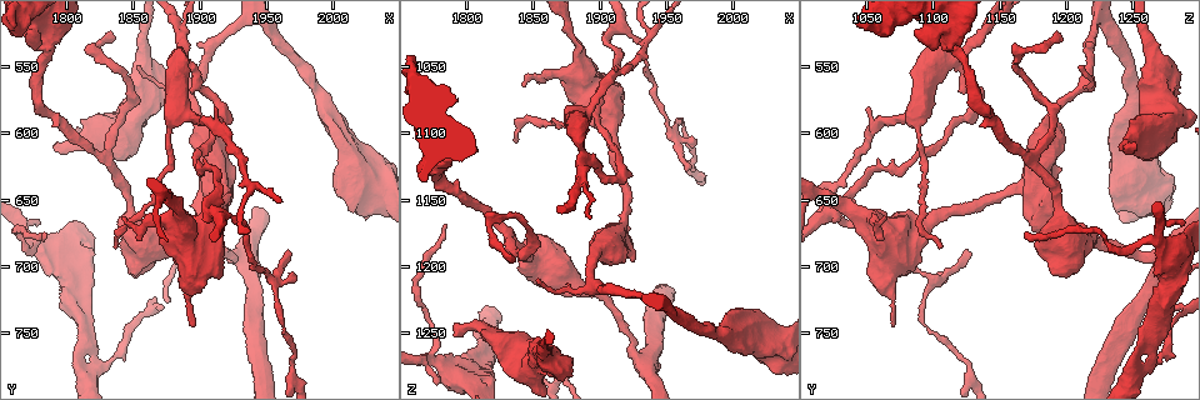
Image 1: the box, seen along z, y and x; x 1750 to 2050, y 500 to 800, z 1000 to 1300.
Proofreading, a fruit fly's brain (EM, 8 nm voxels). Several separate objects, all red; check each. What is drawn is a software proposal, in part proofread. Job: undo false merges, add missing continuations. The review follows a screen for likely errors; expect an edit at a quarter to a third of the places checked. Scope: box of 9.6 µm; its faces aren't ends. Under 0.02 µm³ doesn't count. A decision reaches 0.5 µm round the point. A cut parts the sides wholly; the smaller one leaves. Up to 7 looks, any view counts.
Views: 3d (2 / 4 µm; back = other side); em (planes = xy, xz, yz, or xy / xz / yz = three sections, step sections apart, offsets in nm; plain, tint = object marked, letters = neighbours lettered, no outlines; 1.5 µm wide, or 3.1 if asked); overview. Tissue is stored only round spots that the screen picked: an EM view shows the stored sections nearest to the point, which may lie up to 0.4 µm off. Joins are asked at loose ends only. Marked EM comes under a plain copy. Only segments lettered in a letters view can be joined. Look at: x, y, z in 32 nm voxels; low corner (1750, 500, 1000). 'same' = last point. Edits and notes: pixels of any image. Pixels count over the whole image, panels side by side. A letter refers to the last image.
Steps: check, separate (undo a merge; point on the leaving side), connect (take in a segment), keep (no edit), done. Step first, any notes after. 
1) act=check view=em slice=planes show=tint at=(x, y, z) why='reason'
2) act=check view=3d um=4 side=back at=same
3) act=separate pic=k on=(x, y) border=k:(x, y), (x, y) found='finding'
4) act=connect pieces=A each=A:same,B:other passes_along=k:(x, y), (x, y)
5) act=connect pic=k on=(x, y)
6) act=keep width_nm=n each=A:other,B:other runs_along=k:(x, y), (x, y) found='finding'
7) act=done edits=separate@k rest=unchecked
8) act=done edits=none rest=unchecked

act=check view=3d um=4 at=(1836, 528, 1196) why='tapers out'

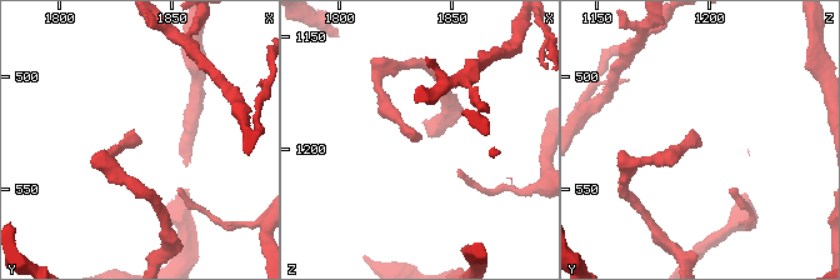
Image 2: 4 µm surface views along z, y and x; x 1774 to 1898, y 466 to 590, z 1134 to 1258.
act=check view=em slice=planes show=letters at=(1836, 527, 1195)

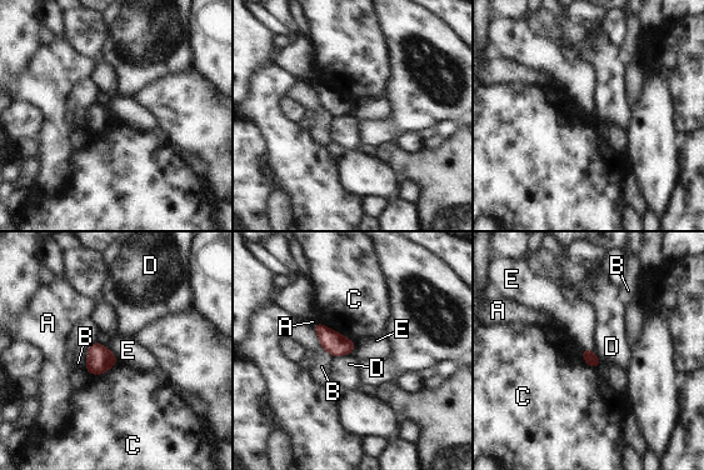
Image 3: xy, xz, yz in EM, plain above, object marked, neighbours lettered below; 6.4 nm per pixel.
act=keep each=A:other,B:other,C:other,D:other,E:other border=3:(109, 348), (118, 361) found='no lettered segment goes on from it'

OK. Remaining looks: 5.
act=check view=em slice=yz step=4 show=tint at=(1772, 682, 1270) why='abrupt turn'

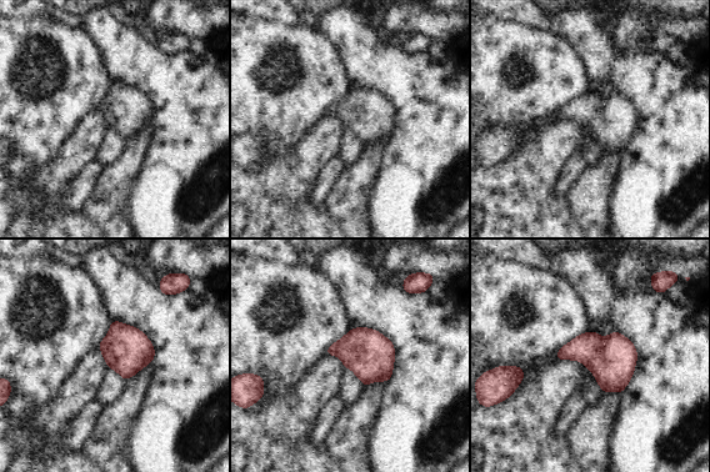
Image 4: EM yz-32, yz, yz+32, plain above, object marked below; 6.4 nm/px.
act=check view=em slice=planes show=letters at=same why='cut it another way'

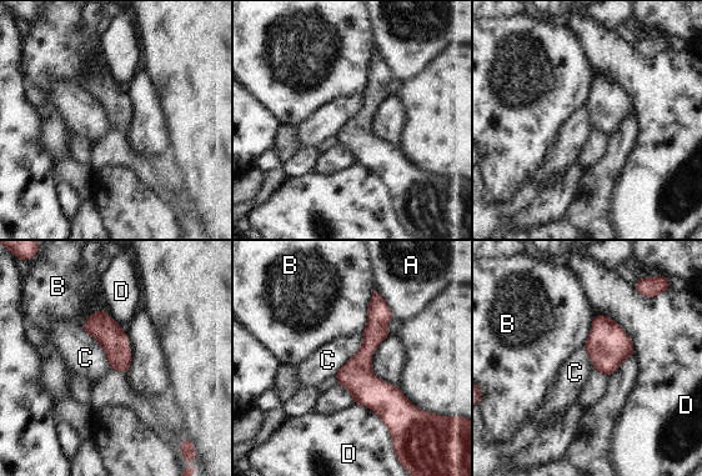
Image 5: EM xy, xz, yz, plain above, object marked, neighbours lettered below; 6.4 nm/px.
act=keep width_nm=160 longest_contact=D:460nm each=A:other,B:other,C:other,D:other found='all the same neuron'

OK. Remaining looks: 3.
act=check view=em slice=xy step=8 show=tint at=(1790, 614, 1254) why='free end'

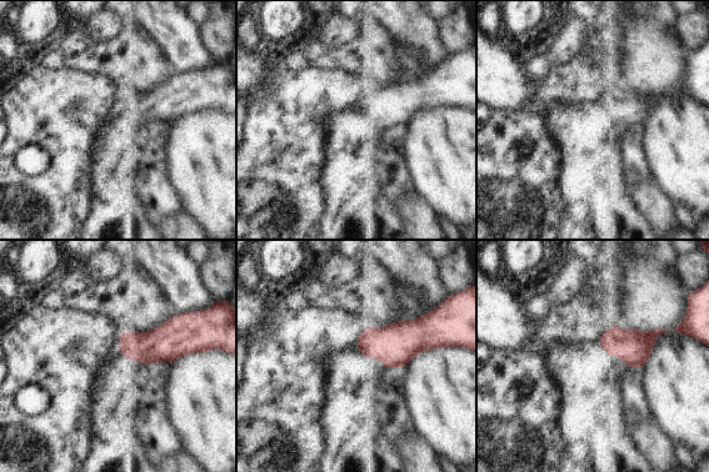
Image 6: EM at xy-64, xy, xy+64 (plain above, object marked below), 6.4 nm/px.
act=check view=em slice=planes show=letters at=same why='cut it another way'

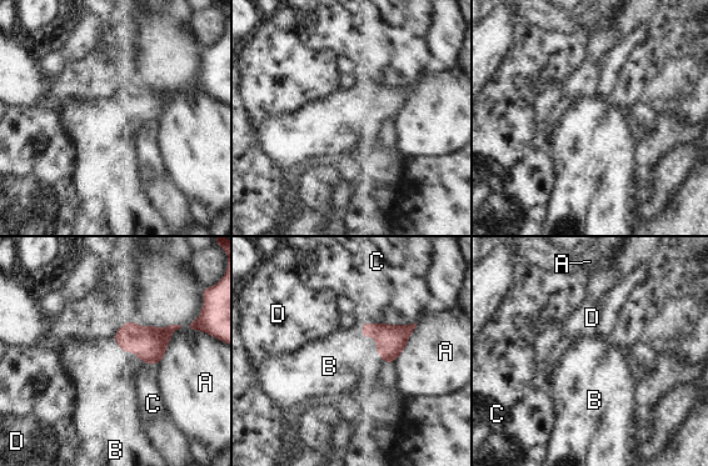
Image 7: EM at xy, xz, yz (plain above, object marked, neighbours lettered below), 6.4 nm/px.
act=connect pieces=B each=A:other,B:same,C:other,D:other passes_along=7:(390, 340), (362, 335), (334, 362) found='the neuron continues'

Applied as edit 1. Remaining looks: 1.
act=done edits=connect@7 rest=unchecked

